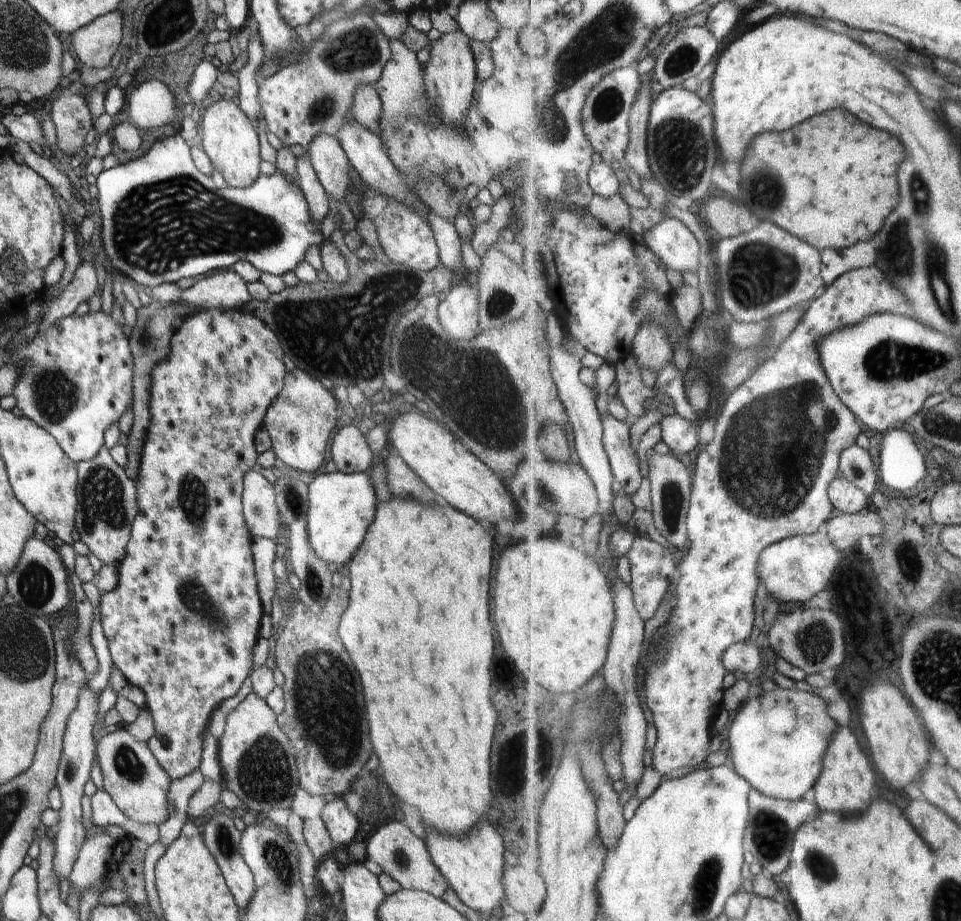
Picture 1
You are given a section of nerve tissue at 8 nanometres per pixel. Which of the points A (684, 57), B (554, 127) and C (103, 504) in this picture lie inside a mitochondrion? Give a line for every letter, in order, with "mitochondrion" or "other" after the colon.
A: mitochondrion
B: mitochondrion
C: mitochondrion

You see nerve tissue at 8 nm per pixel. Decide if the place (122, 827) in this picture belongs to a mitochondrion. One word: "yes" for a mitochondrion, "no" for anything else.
no

